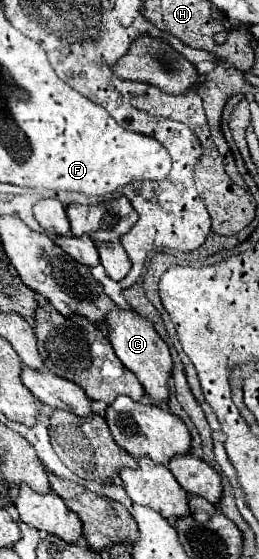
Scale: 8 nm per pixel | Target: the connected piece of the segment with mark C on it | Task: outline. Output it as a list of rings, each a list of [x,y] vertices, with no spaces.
[[[116,309],[108,315],[108,319],[110,319],[108,337],[110,337],[110,343],[112,343],[118,359],[124,363],[126,369],[130,369],[138,377],[138,381],[142,383],[146,395],[150,395],[154,405],[166,405],[166,401],[170,397],[168,377],[172,375],[172,357],[170,357],[168,345],[158,337],[152,323],[144,315]]]

